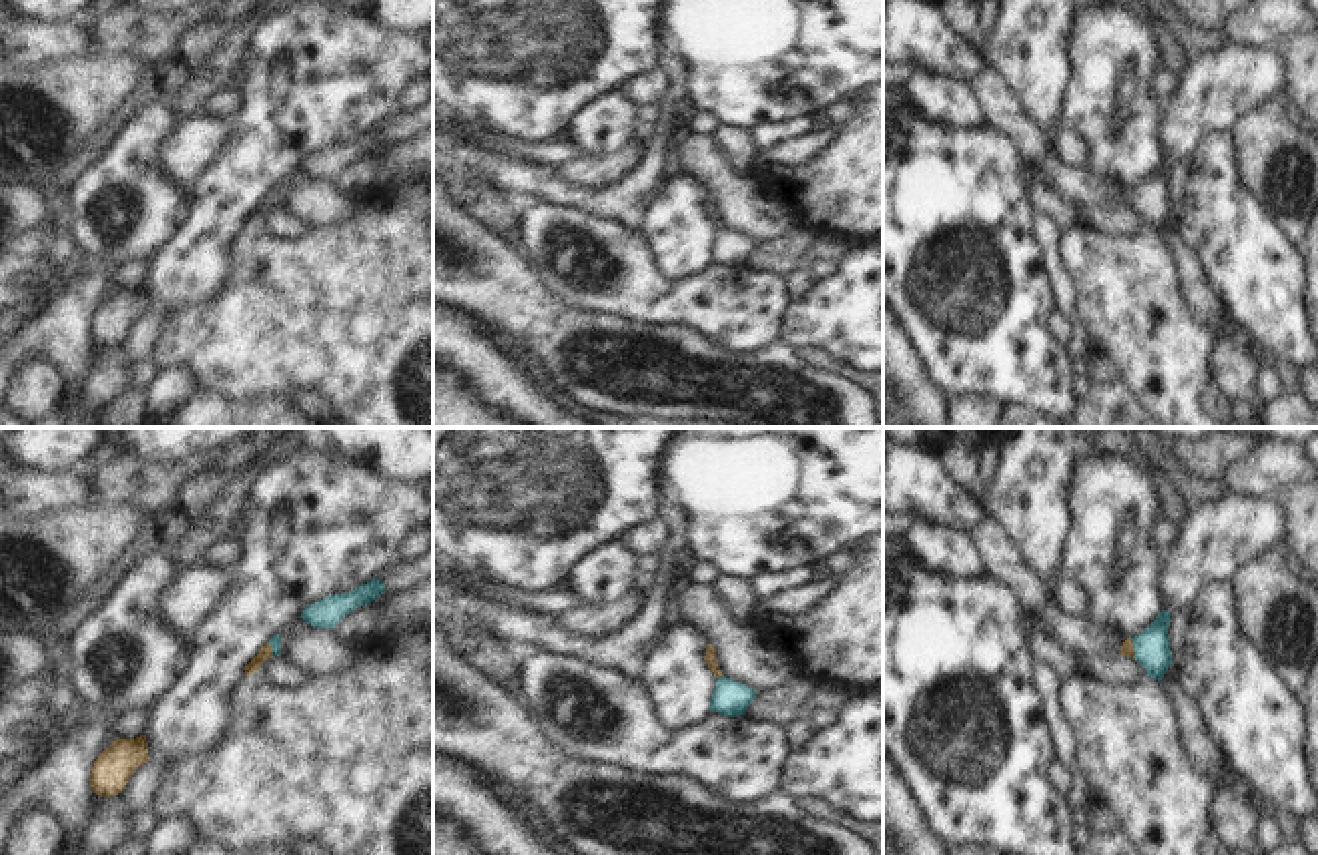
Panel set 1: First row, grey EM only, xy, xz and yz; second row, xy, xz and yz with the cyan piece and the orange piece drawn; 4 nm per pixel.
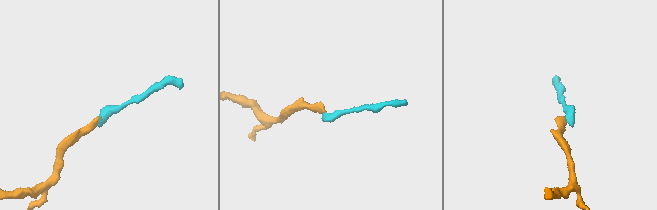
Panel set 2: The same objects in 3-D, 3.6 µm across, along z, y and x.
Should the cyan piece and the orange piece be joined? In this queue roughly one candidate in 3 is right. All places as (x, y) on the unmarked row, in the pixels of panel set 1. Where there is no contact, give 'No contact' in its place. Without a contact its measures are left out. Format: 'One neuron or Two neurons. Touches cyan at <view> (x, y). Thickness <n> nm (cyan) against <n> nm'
One neuron. Touches cyan at xz (723, 227). Thickness 140 nm (cyan) against 50 nm.

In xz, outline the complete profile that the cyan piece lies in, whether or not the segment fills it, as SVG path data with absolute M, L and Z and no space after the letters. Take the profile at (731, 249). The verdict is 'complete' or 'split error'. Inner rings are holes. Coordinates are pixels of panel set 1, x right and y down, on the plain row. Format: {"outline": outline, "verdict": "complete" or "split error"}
{"outline": "M708 195L704 211L708 219L714 223L714 227L718 229L710 251L710 263L720 263L724 267L746 265L748 257L754 253L758 243L722 225L712 195Z", "verdict": "split error"}

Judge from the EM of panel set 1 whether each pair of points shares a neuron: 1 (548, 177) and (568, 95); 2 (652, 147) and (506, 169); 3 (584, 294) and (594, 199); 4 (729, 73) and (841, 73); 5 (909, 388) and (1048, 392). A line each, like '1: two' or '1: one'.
1: two
2: one
3: two
4: one
5: two

